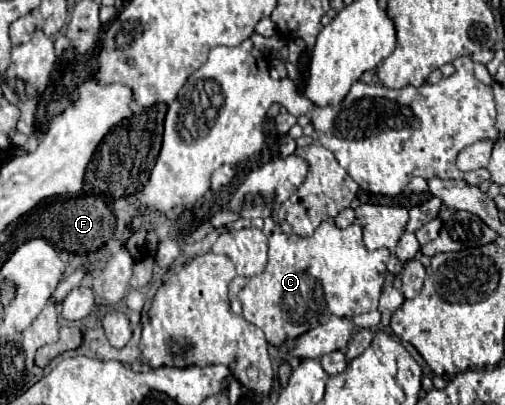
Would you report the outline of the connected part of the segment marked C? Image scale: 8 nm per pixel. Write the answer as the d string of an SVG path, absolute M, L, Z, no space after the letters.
M326 219L316 227L312 237L286 235L282 233L282 229L276 227L268 237L268 265L264 273L248 279L246 287L238 293L238 299L242 303L242 315L246 321L250 321L252 325L260 327L266 333L266 341L270 345L280 347L286 341L292 341L302 333L314 329L316 325L328 321L330 315L354 317L360 313L370 313L378 309L382 285L388 275L386 271L388 257L390 257L388 249L368 251L364 247L362 229L358 225L338 229L332 219Z

